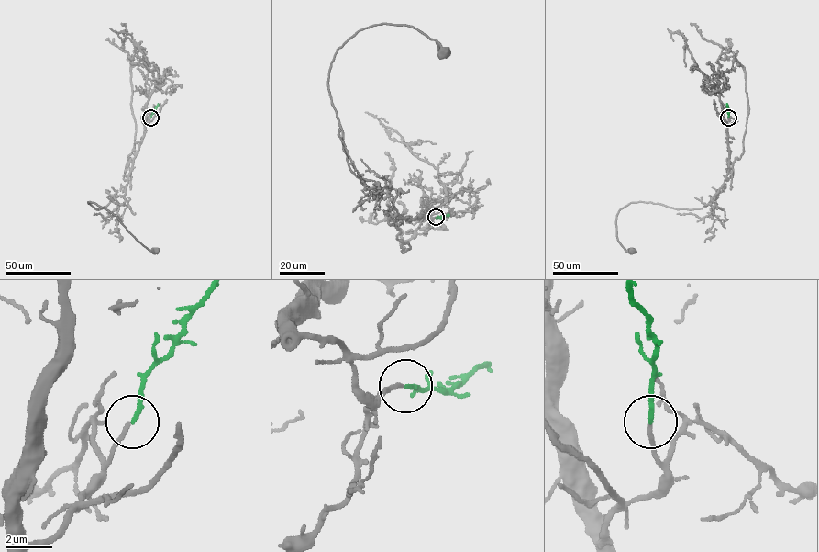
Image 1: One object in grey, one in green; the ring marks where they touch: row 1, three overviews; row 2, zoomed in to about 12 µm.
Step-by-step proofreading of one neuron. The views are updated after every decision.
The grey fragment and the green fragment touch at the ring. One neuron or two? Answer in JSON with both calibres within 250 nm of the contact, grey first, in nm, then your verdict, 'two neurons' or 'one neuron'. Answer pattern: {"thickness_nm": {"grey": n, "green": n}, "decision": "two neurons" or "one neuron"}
{"thickness_nm": {"grey": 170, "green": 180}, "decision": "one neuron"}

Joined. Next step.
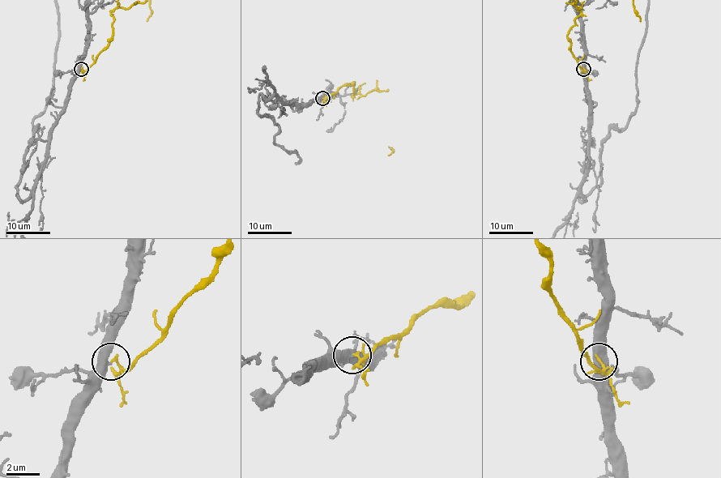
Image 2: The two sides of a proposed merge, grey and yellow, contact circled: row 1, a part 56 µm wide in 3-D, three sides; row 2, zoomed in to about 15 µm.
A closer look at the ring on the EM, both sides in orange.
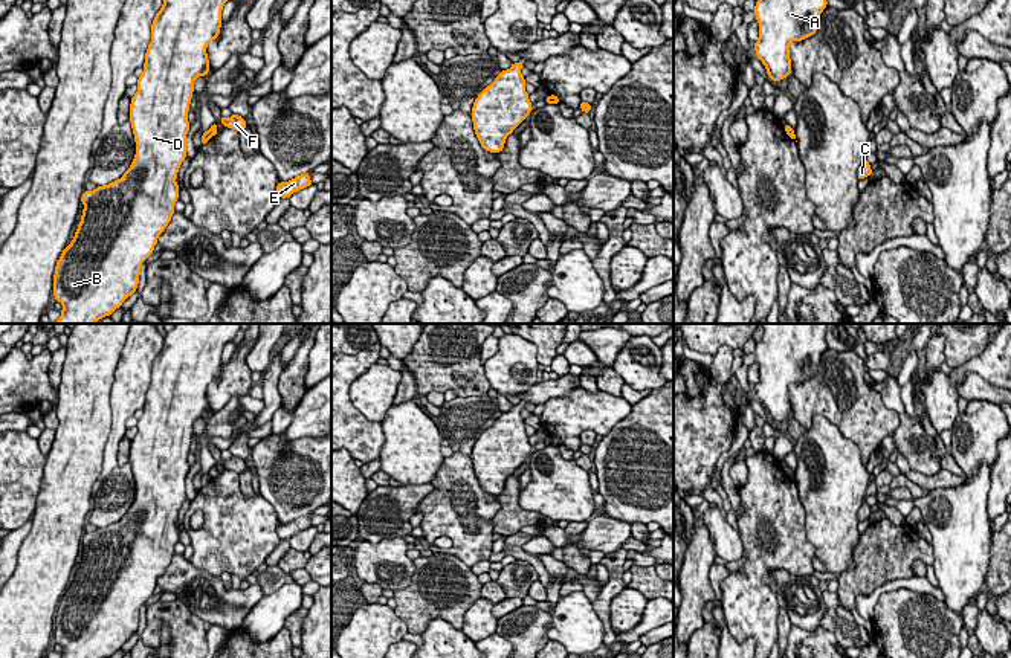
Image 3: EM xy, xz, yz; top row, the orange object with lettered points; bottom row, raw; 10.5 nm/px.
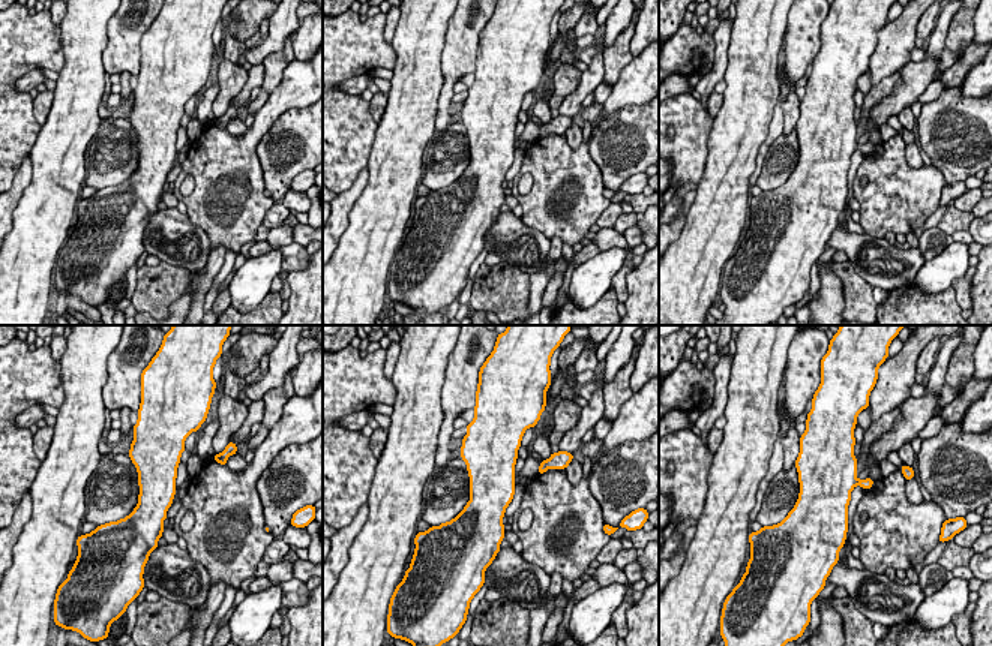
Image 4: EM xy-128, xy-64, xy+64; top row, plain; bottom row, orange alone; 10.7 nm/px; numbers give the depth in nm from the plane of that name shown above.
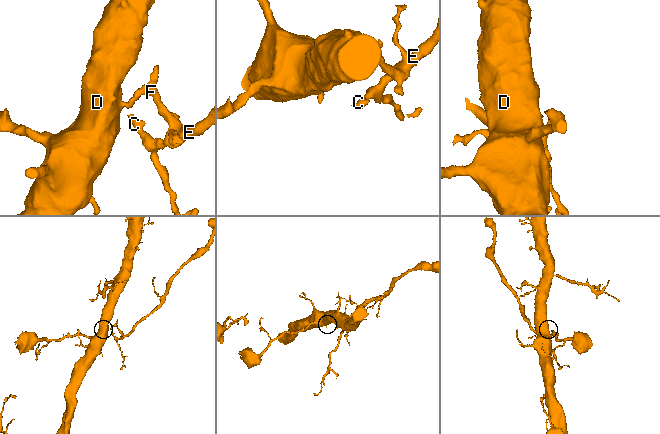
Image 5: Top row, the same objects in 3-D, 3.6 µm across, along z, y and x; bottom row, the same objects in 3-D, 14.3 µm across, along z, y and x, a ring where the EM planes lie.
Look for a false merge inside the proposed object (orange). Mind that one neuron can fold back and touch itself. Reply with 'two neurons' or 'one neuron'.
two neurons

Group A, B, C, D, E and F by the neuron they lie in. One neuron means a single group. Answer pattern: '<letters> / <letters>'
A B D / C E F

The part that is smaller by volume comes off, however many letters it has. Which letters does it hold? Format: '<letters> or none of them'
C, E, F

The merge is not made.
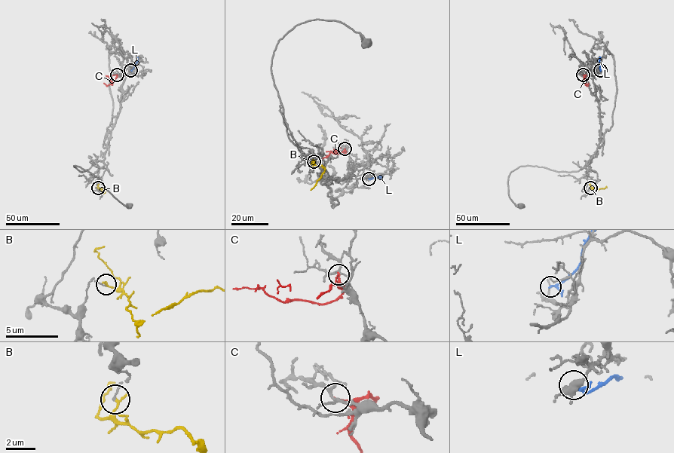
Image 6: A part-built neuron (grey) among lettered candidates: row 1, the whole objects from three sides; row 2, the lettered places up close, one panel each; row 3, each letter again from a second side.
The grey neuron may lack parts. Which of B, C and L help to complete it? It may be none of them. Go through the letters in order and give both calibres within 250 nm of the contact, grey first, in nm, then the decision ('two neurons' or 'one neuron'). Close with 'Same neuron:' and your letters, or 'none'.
B: 130/200 nm | two neurons
C: 150/260 nm | two neurons
L: 170/160 nm | two neurons
Same neuron: none

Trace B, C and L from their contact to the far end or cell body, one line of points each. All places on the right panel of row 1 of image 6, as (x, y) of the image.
B: (590, 188), (593, 191), (607, 188)
C: (583, 74), (585, 84), (587, 86), (589, 83)
L: (600, 70), (600, 57)

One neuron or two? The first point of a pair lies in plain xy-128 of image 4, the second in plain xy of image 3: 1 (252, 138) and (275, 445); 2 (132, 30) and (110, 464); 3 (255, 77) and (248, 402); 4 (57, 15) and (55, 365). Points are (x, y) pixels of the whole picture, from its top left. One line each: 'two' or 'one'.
1: two
2: one
3: two
4: one

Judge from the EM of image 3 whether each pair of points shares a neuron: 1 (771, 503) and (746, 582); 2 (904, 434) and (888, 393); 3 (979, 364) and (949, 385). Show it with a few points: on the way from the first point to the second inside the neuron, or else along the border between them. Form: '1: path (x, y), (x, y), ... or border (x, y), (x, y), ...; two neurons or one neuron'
1: path (756, 521), (753, 562); one neuron
2: path (904, 423), (903, 414), (895, 403); one neuron
3: path (972, 365), (956, 377); one neuron

